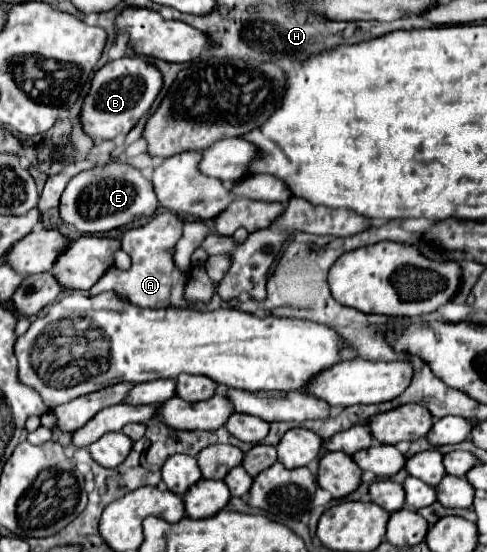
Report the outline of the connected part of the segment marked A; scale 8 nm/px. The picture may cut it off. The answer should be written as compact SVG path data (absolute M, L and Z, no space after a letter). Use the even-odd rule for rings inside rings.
M160 213L152 217L146 225L130 229L122 237L122 249L130 255L132 267L128 271L120 271L116 267L110 267L104 277L90 289L92 295L98 295L102 291L114 291L118 297L130 301L138 307L188 307L184 299L184 287L188 283L188 275L182 273L176 265L168 249L176 245L176 241L182 237L182 221L174 213Z

